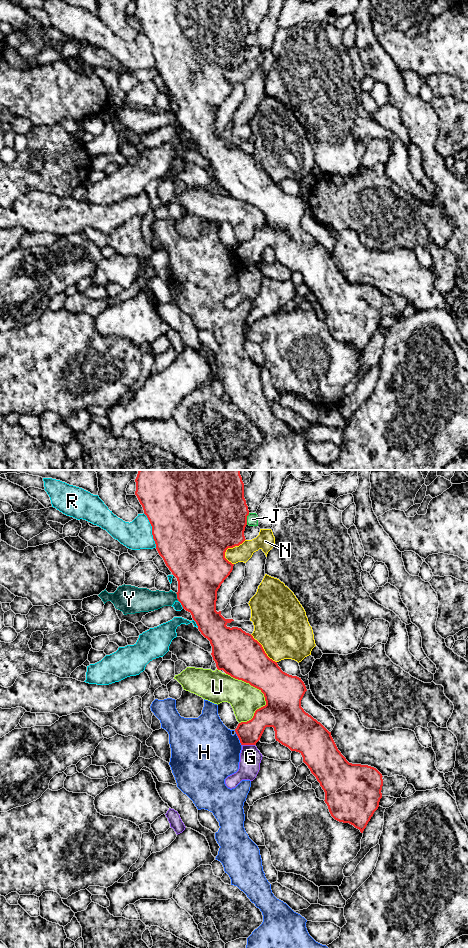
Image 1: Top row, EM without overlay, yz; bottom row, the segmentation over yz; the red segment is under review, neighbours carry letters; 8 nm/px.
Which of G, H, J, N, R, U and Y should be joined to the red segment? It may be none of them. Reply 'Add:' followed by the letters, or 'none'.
Add: none

